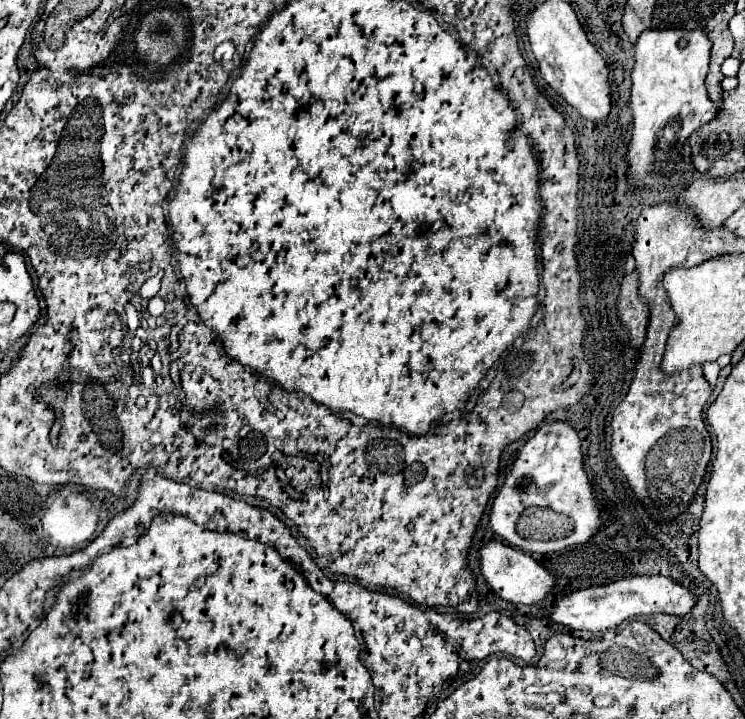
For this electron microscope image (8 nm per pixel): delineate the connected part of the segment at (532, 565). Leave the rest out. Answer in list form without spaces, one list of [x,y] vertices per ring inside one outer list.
[[[486,540],[482,548],[478,550],[480,560],[480,572],[486,580],[486,584],[504,600],[516,602],[516,604],[536,604],[546,598],[546,594],[554,588],[554,576],[548,574],[548,570],[538,564],[530,554],[516,550],[508,544],[502,544],[498,540]]]

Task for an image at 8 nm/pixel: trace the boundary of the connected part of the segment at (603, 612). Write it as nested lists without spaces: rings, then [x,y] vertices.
[[[630,576],[630,578],[620,578],[610,584],[602,586],[588,586],[580,588],[576,592],[570,592],[566,596],[560,596],[556,604],[550,610],[550,620],[570,626],[574,630],[588,630],[588,632],[598,632],[606,628],[614,628],[622,624],[624,620],[630,620],[634,616],[650,616],[656,612],[666,612],[666,614],[676,614],[684,616],[692,610],[696,598],[686,590],[684,586],[676,584],[670,578],[664,576]]]

